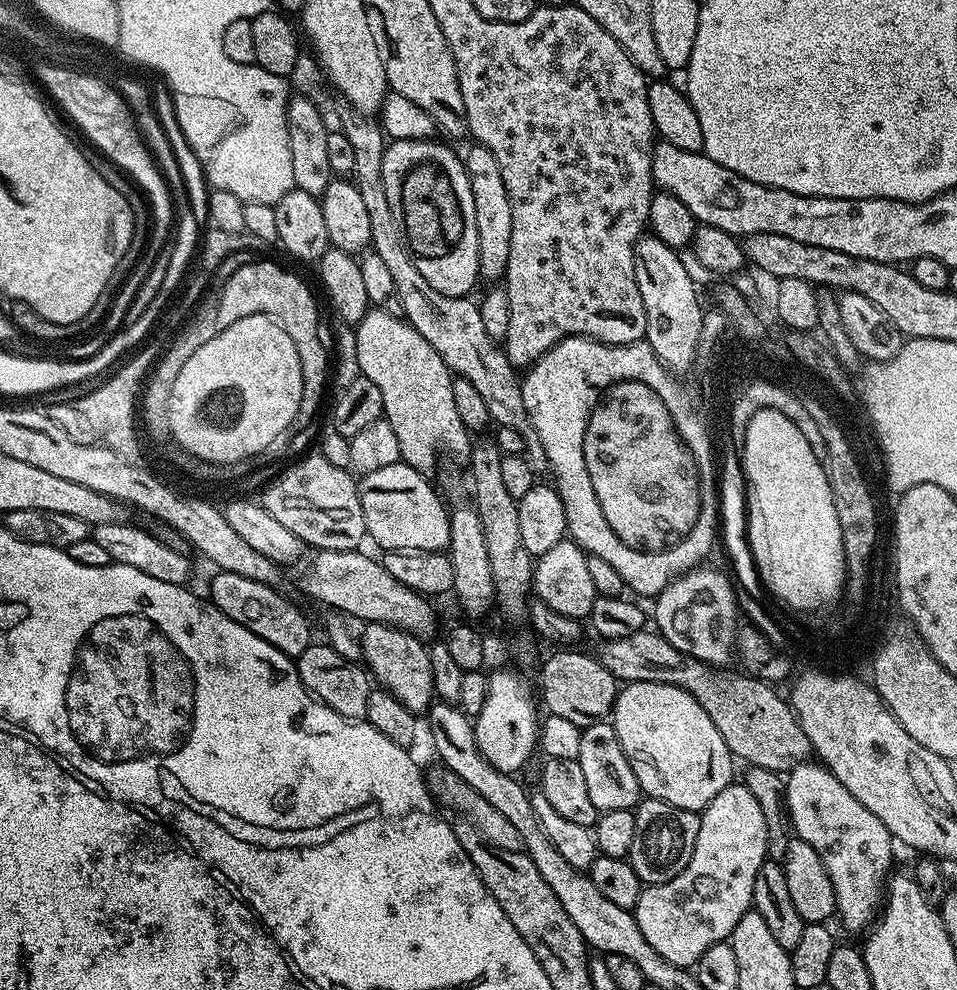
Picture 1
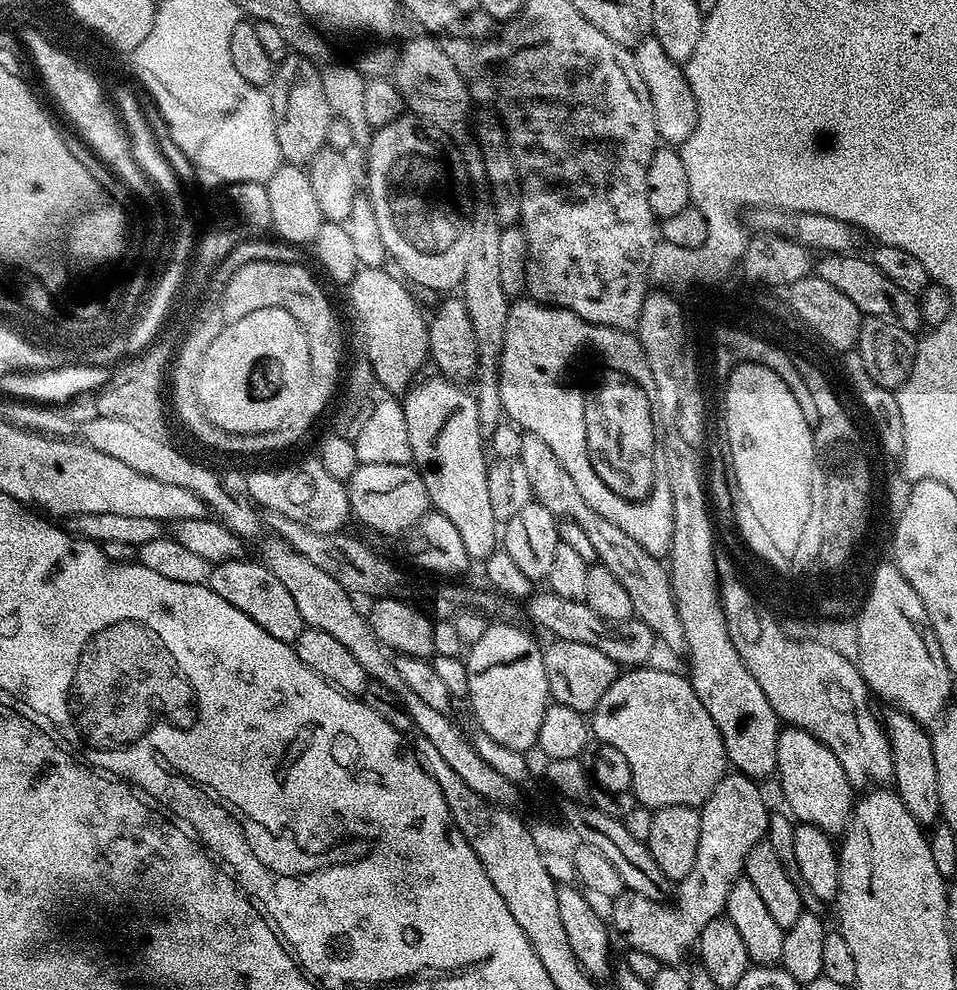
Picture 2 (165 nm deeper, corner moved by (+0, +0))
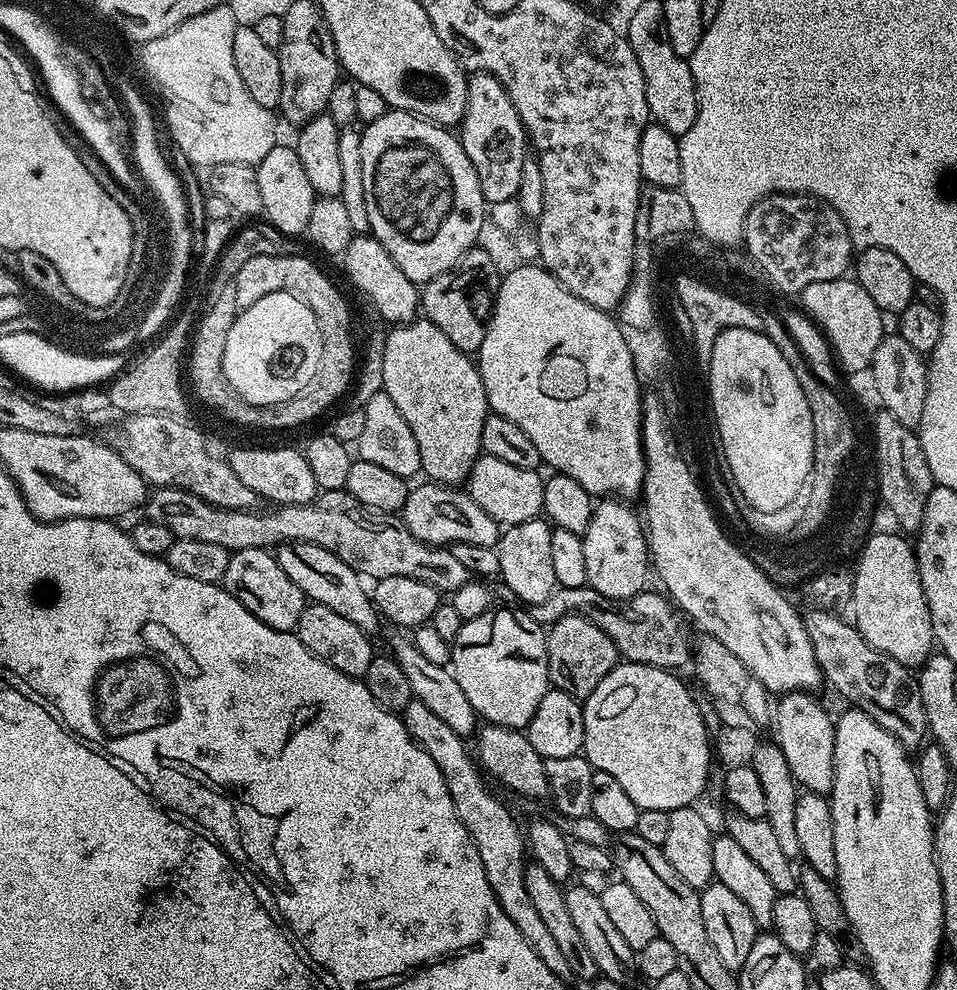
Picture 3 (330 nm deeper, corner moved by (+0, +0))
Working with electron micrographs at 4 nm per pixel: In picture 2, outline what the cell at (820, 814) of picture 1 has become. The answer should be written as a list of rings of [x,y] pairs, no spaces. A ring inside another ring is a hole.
[[[785,727],[780,733],[776,747],[775,775],[780,776],[780,792],[788,803],[787,811],[799,823],[818,826],[833,838],[839,837],[847,829],[854,811],[854,789],[846,778],[846,770],[842,770],[842,762],[838,762],[838,758],[834,758],[834,754],[830,754],[830,750],[822,746],[818,738],[801,728]]]

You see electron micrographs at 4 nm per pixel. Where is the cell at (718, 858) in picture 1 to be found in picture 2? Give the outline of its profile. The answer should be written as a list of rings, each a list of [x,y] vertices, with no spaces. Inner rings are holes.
[[[732,770],[721,778],[718,786],[714,786],[710,798],[706,798],[706,802],[699,809],[698,854],[690,874],[686,874],[686,878],[679,881],[677,888],[680,889],[676,892],[676,904],[664,904],[668,902],[661,902],[651,896],[643,896],[637,892],[627,890],[611,901],[611,927],[614,932],[614,927],[616,927],[617,934],[625,940],[625,945],[628,948],[643,950],[645,954],[651,954],[653,958],[660,960],[661,965],[679,965],[681,963],[679,960],[687,954],[688,948],[690,952],[696,941],[700,939],[702,926],[706,926],[706,922],[717,919],[724,912],[726,898],[730,898],[730,890],[734,887],[737,880],[741,879],[744,863],[746,862],[746,854],[750,854],[750,850],[754,850],[754,846],[761,843],[768,834],[770,808],[769,805],[764,805],[764,796],[760,793],[760,788],[756,784],[759,783],[753,777],[745,776],[742,772]]]

